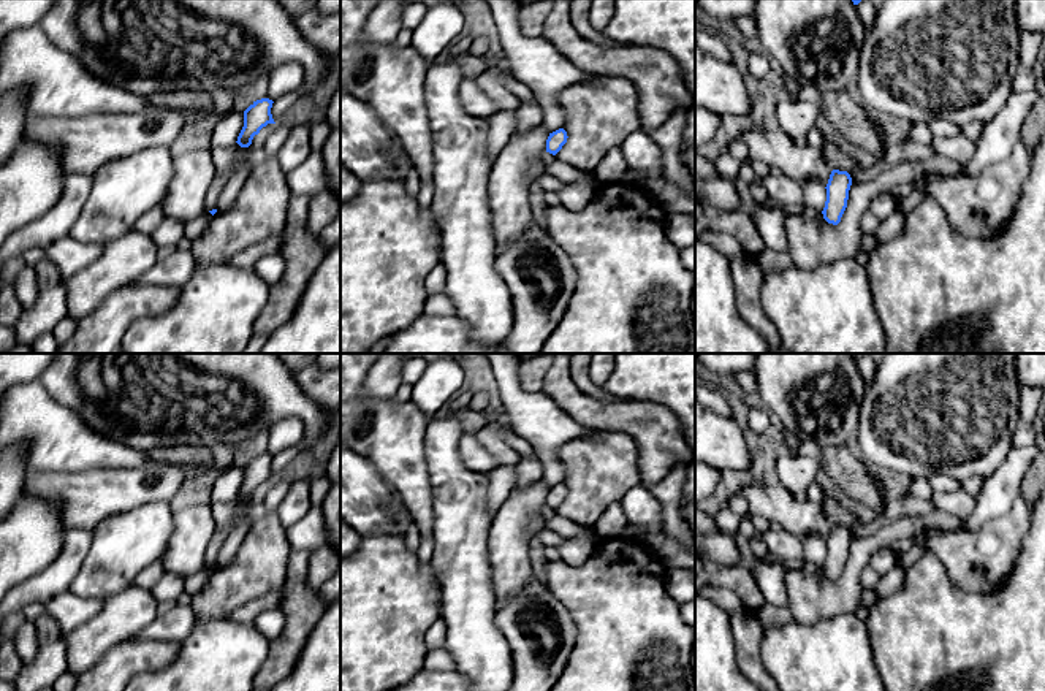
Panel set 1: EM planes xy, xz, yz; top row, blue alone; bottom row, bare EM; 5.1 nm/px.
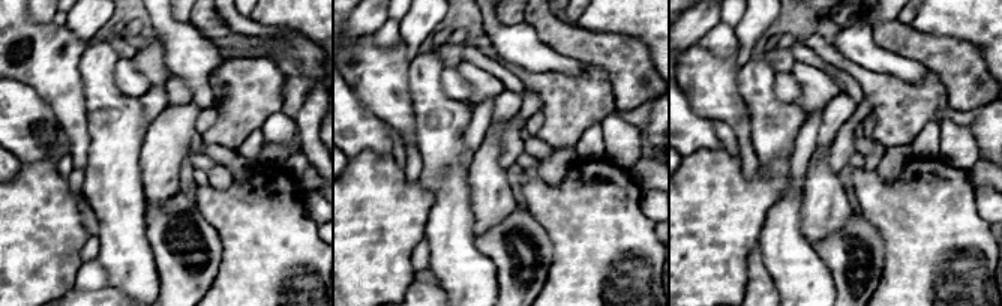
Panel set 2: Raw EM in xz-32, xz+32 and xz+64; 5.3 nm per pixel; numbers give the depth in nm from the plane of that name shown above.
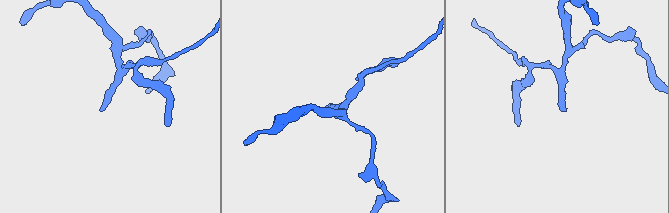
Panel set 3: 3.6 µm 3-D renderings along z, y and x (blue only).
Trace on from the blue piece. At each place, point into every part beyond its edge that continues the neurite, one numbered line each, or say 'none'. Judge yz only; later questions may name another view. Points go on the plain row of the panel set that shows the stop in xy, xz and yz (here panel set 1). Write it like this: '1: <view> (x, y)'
none

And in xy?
none

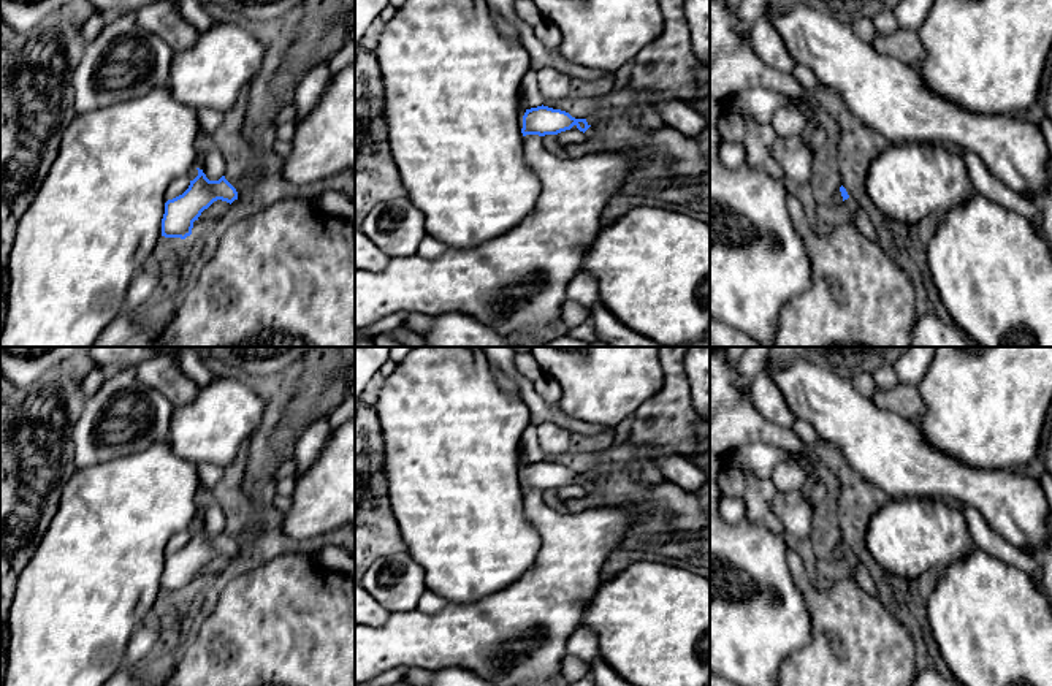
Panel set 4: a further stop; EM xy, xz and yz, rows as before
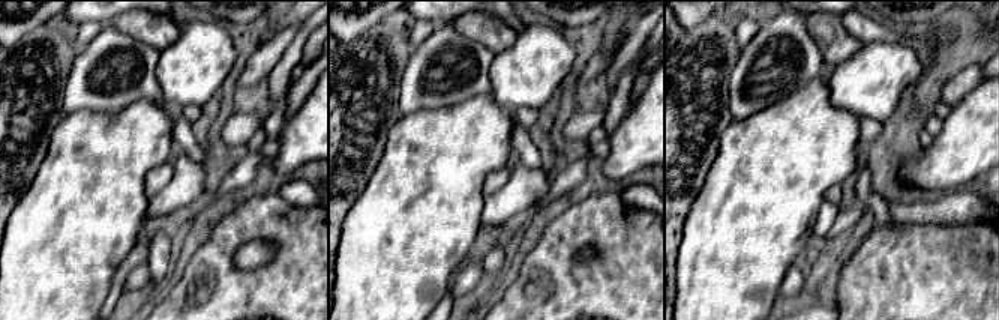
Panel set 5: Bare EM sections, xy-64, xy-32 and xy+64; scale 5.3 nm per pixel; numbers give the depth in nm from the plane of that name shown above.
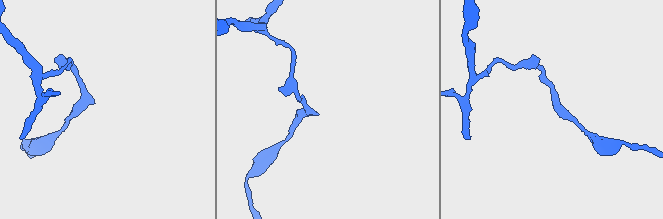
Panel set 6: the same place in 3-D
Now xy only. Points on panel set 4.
1: xy (236, 563)

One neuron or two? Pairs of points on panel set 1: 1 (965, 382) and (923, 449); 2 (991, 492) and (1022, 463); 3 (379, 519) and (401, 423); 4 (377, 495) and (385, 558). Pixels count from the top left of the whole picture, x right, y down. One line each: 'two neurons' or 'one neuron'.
1: one neuron
2: one neuron
3: two neurons
4: two neurons

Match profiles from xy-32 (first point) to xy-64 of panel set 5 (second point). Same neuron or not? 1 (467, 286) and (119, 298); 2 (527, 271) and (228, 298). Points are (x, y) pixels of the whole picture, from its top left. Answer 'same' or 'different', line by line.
1: different
2: same

